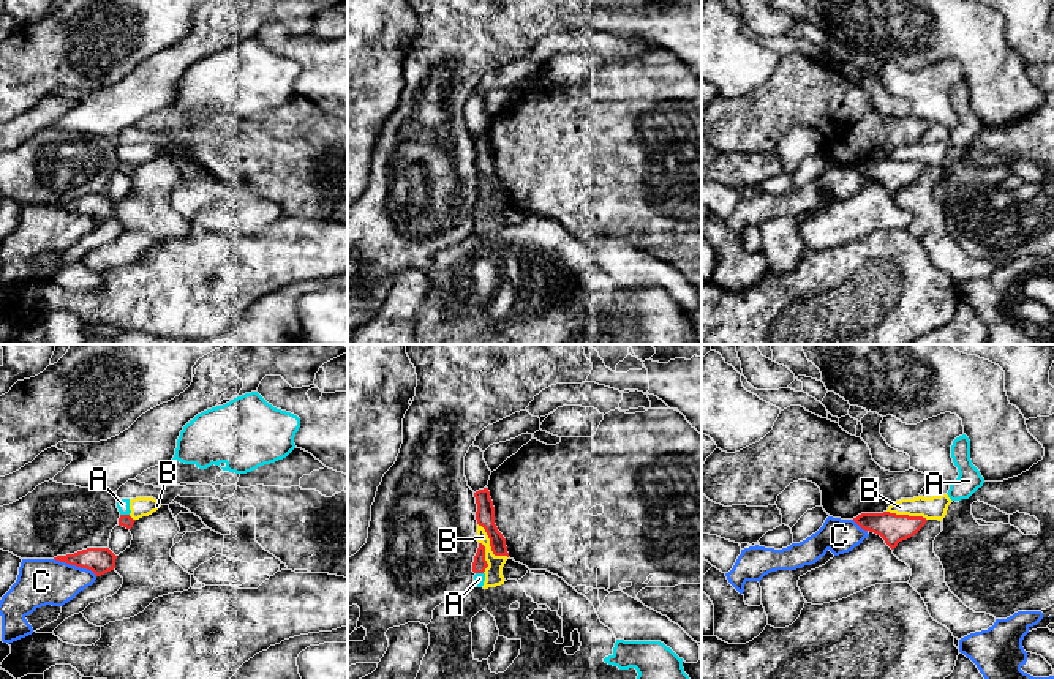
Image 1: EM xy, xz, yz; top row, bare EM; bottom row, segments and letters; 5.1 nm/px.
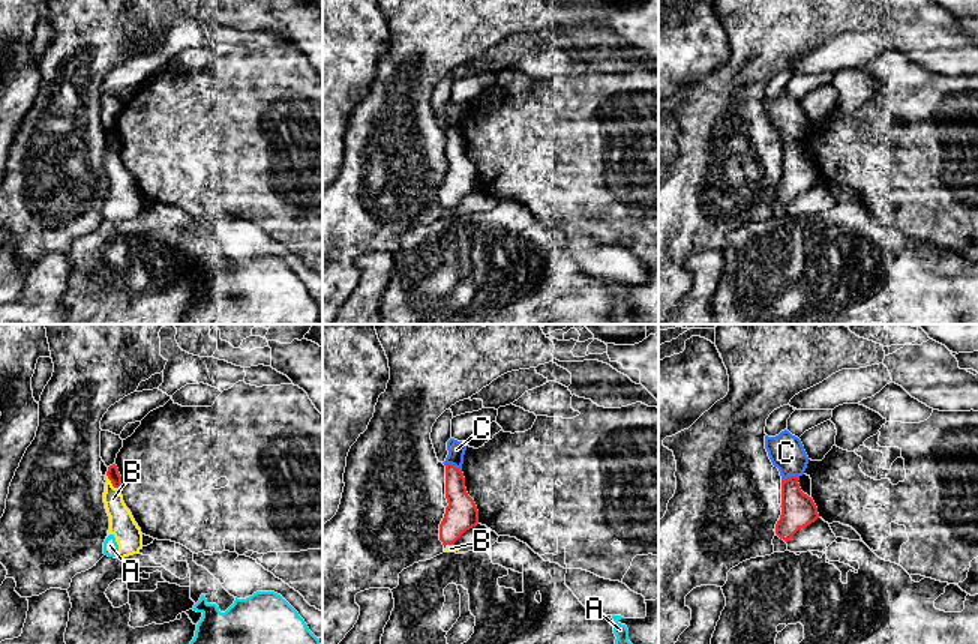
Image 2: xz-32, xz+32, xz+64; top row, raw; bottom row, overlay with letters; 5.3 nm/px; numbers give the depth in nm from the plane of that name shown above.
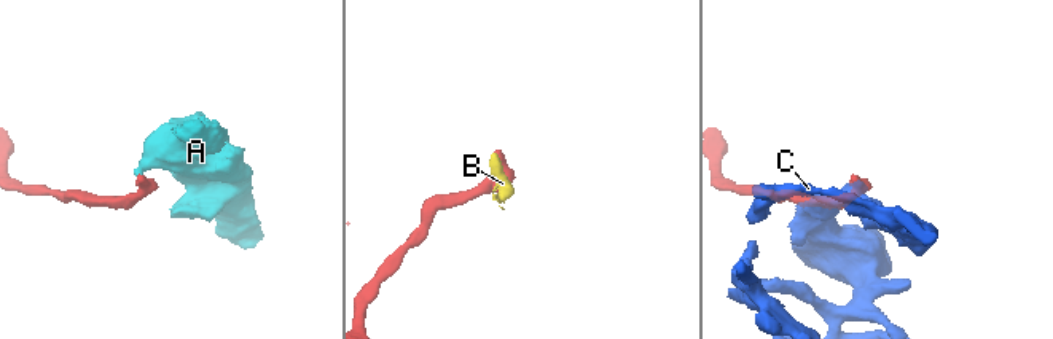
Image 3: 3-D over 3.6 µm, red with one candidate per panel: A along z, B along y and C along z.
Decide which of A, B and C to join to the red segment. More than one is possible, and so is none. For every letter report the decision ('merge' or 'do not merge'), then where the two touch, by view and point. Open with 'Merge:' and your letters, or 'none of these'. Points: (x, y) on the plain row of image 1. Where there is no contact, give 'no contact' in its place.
Merge: none of these
A: do not merge; contact xy (125, 161)
B: do not merge; contact xz (490, 191)
C: do not merge; contact xy (76, 212)

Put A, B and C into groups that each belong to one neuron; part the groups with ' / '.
A B / C

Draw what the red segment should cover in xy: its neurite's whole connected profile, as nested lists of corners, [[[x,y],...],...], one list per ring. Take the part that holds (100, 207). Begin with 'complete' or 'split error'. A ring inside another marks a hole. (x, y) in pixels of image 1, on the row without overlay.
complete; [[[87,194],[74,201],[57,202],[55,207],[92,216],[101,223],[115,215],[117,202],[109,194]]]

